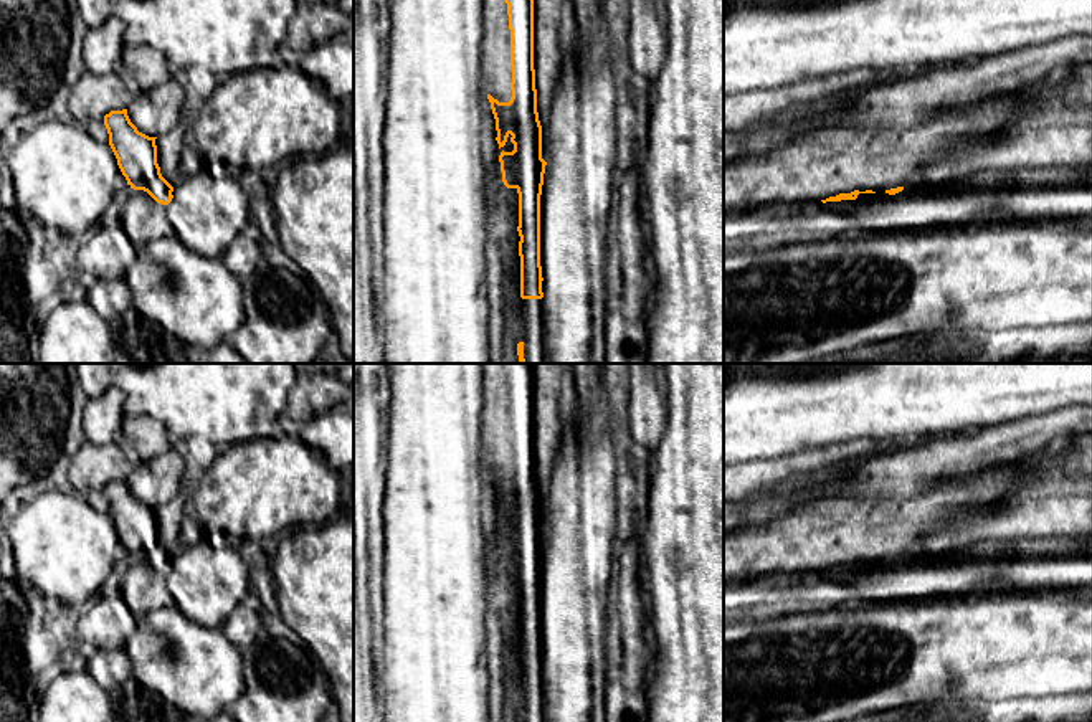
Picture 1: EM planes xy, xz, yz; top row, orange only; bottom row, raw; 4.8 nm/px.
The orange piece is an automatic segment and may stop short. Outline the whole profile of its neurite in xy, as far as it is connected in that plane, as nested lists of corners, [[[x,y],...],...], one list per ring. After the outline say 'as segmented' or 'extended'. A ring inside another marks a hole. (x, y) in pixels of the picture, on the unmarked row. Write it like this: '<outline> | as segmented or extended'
[[[127,479],[106,484],[104,496],[127,555],[147,562],[157,573],[169,575],[173,568],[173,557],[160,544],[157,507],[139,502],[131,492]]] | as segmented

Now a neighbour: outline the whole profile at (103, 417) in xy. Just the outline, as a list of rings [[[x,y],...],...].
[[[109,387],[101,397],[88,401],[83,411],[83,431],[93,444],[114,444],[122,438],[126,395]]]

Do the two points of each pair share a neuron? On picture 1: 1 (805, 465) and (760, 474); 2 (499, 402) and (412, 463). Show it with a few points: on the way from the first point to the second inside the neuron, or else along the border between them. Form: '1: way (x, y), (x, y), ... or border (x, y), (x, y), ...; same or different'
1: way (793, 465), (772, 471); same
2: border (483, 380), (481, 450); different

